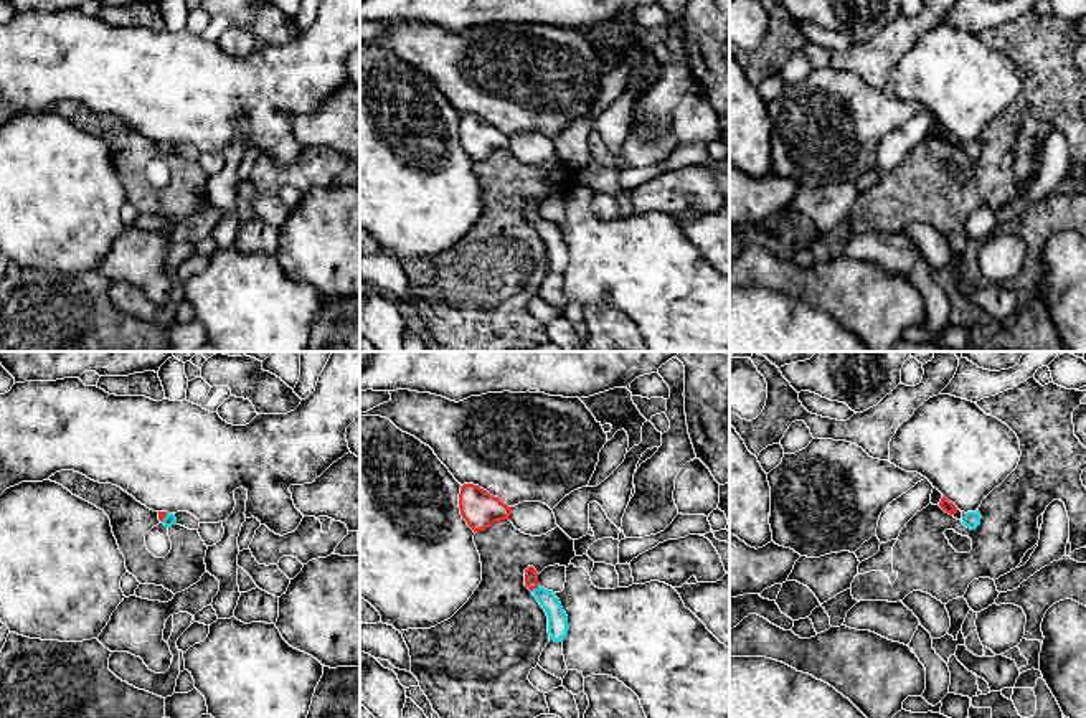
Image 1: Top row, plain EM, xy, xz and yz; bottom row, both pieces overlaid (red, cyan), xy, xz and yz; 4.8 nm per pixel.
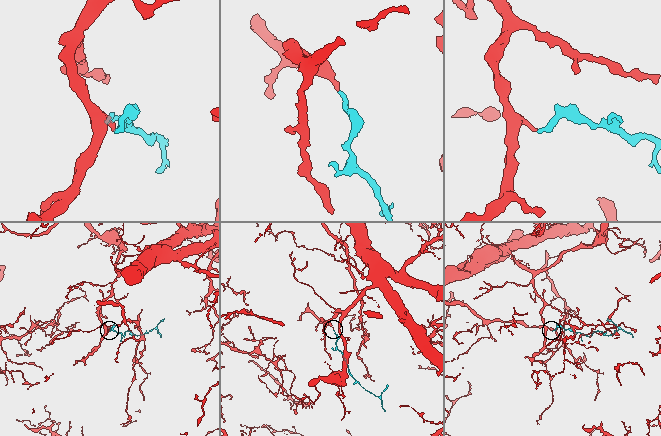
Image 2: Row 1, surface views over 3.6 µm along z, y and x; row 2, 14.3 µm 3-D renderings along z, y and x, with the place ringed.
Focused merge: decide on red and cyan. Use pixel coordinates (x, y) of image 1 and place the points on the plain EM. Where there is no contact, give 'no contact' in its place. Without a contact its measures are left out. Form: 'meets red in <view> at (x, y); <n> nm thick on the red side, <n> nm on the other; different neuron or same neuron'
meets red in xz at (535, 218); 60 nm thick on the red side, 100 nm on the other; same neuron

